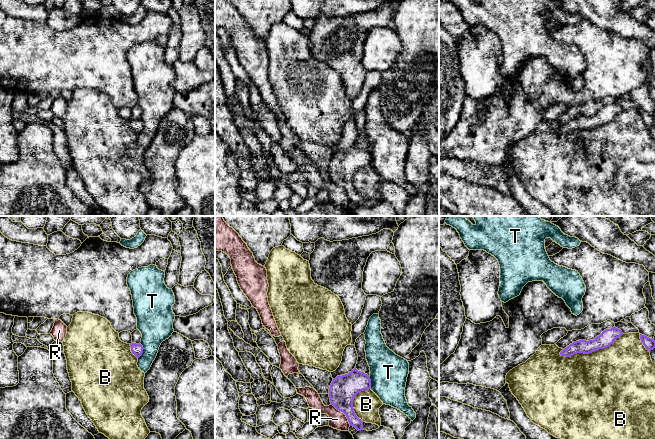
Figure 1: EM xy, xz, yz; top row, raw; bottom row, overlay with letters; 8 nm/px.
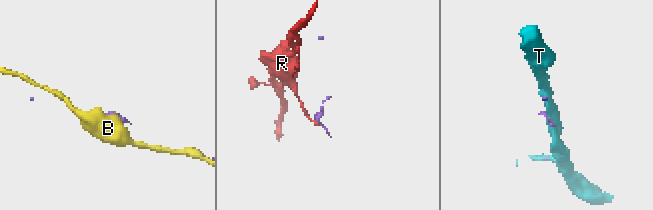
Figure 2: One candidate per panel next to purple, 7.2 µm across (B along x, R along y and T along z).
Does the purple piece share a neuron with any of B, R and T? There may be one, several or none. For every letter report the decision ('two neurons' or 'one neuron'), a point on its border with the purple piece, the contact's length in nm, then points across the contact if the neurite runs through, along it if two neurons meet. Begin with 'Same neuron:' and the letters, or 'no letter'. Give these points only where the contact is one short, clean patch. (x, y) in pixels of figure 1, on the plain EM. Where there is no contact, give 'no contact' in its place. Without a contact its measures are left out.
Same neuron: no letter
B: two neurons; contact yz (591, 128); length 550 nm
R: two neurons; contact xz (343, 188); length 240 nm; border xz (331, 180), (345, 191), (350, 201)
T: two neurons; contact xy (142, 127); length 130 nm

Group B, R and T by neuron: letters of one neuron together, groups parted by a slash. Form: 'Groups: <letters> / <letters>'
Groups: B / R / T

